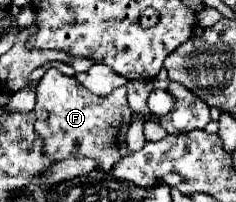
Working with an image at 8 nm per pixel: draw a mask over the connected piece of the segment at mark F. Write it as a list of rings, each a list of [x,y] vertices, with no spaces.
[[[49,68],[43,78],[39,80],[37,88],[35,88],[35,96],[37,96],[37,104],[35,104],[35,134],[39,134],[39,138],[43,140],[43,154],[47,154],[47,158],[53,158],[53,162],[71,158],[71,156],[87,156],[93,158],[97,162],[97,172],[111,176],[111,170],[115,166],[115,162],[119,162],[121,158],[129,156],[129,148],[125,142],[125,134],[129,130],[131,124],[131,110],[127,106],[127,88],[115,88],[111,94],[107,96],[95,96],[91,92],[87,92],[73,76],[65,76],[55,68]]]

